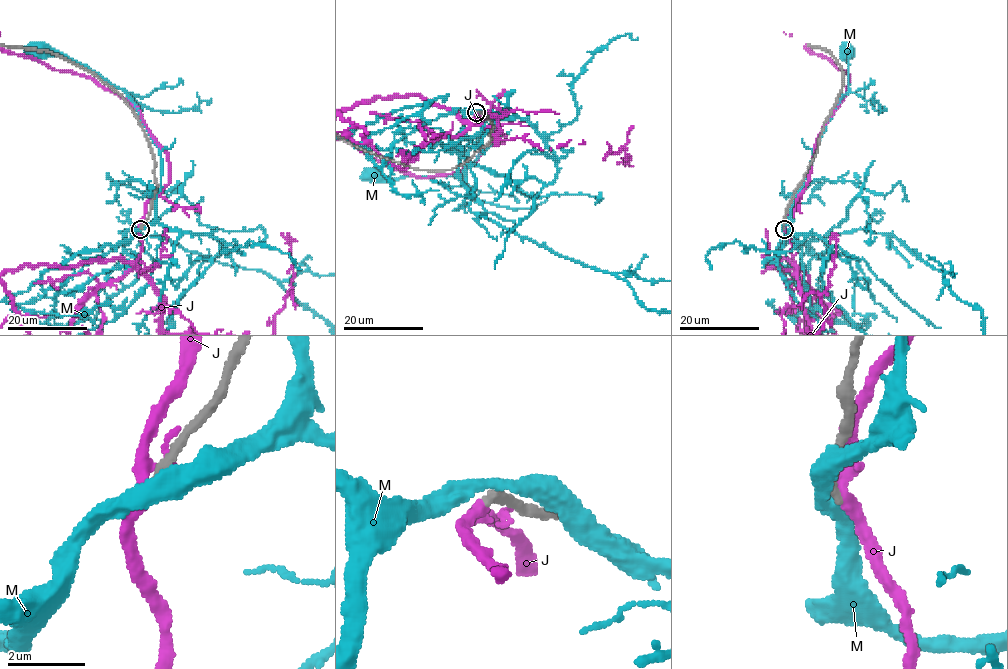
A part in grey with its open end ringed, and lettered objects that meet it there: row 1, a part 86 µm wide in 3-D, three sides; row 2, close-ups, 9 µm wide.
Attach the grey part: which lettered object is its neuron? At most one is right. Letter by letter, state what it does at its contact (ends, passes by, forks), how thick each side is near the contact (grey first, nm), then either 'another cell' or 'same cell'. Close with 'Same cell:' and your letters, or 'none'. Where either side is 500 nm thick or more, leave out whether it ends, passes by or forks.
J: it forks there; 240 nm thick on the grey side, 280 nm on the other; another cell
M: it passes by; 280 nm thick on the grey side, 360 nm on the other; another cell
Same cell: none

